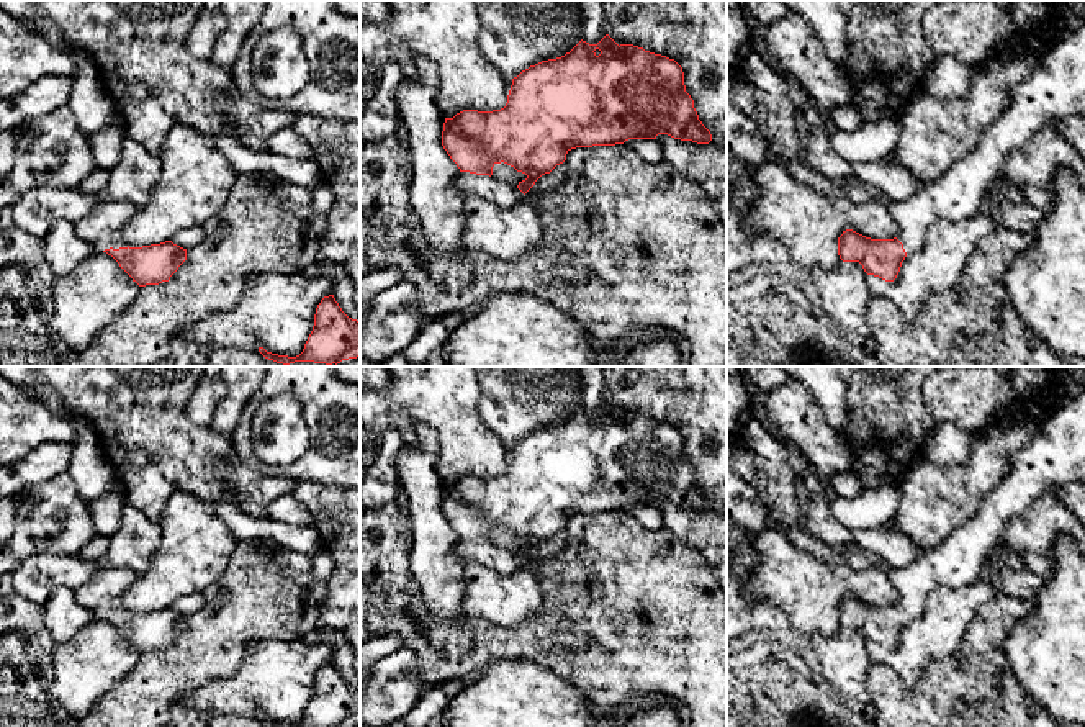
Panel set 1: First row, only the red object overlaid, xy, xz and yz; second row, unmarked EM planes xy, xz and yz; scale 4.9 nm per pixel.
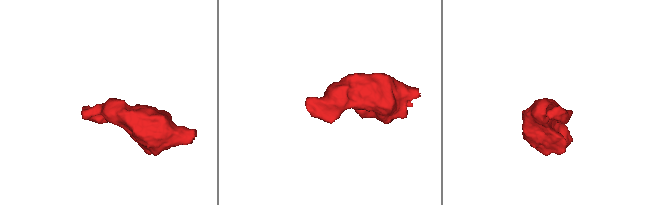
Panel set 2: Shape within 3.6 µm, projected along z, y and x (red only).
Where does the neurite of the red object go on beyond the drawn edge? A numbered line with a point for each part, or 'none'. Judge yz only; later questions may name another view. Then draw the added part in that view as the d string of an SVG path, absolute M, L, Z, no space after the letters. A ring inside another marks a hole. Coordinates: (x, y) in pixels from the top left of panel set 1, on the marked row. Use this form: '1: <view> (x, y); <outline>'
1: yz (1056, 90); M1085 23L1064 34L1042 56L1038 69L1010 88L1008 108L980 136L977 146L936 180L902 201L889 201L907 255L925 246L928 229L939 221L959 223L979 213L988 187L1000 177L1005 159L1049 124L1085 113Z

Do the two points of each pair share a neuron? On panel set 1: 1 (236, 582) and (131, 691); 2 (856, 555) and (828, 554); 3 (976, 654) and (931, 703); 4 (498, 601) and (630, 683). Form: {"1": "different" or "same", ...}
{"1": "same", "2": "same", "3": "same", "4": "different"}

